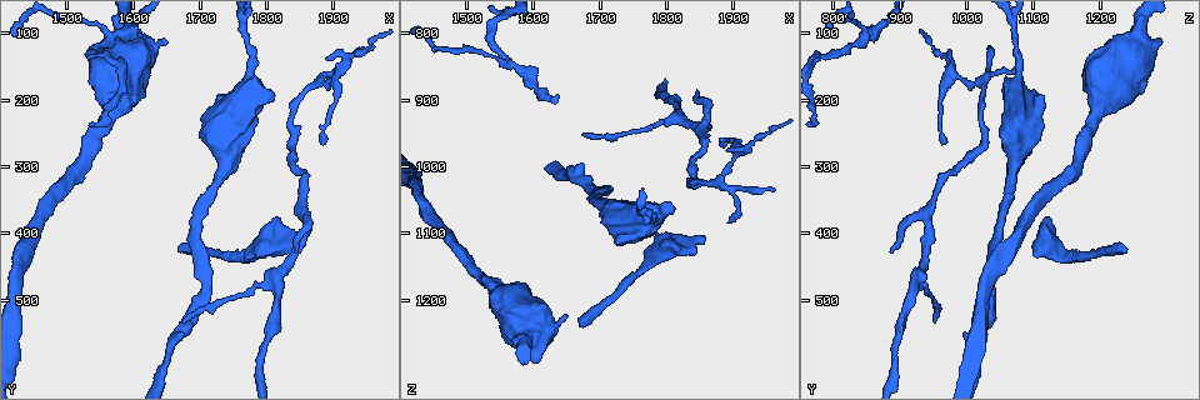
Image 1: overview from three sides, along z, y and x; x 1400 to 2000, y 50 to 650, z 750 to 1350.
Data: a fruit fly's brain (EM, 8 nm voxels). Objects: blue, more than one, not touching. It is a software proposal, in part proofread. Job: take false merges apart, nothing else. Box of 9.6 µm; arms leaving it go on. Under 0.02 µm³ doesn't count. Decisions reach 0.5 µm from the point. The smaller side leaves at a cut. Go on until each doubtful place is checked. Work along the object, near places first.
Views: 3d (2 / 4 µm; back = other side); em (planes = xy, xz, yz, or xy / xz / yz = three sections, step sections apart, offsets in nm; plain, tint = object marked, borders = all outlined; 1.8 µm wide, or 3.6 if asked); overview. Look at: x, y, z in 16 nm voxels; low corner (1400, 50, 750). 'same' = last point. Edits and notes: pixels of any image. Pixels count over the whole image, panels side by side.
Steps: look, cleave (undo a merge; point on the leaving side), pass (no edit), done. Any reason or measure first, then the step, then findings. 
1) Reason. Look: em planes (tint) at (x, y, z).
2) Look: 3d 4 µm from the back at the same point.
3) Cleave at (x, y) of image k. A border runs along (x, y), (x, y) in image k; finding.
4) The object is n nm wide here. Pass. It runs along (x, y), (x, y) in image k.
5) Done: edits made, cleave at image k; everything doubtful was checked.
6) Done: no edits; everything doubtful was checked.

Abrupt turn. Look: em xy step 8 (tint) at (1905, 170, 975).

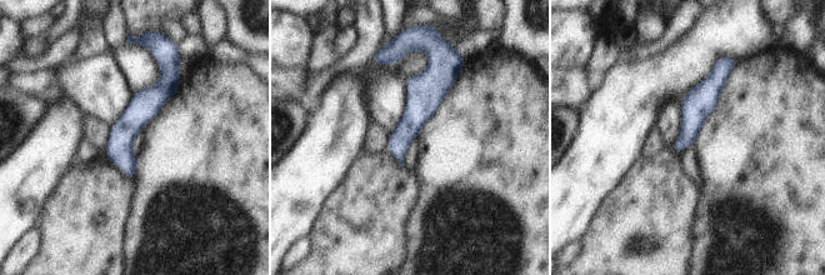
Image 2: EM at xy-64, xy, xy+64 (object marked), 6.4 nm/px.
Look: em xz step 8 (borders) at the same point.

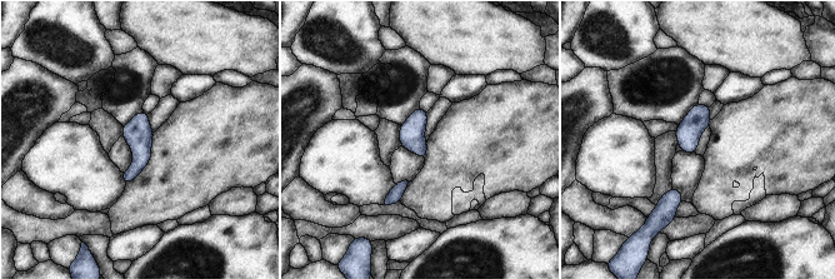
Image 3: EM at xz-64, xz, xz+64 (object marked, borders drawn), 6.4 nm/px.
Pass. All the same neuron.

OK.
Arms part here. Look: 3d 2 µm at (1800, 420, 1115).

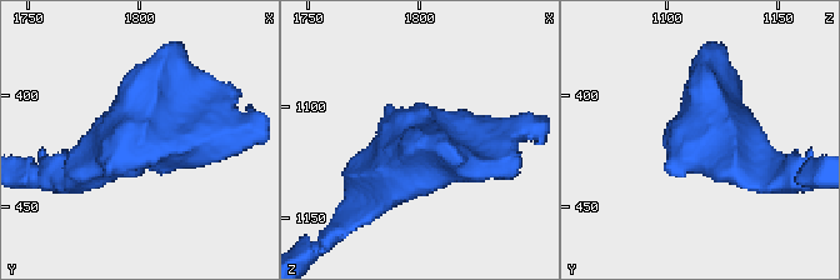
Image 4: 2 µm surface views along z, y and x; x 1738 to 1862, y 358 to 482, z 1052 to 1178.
Shape alone is not enough. Look: em 3.6 µm yz step 8 (tint) at (1801, 417, 1117).

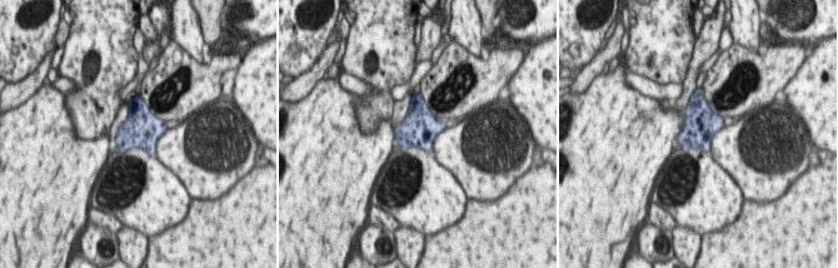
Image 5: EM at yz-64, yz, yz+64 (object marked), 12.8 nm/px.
Look: em 3.6 µm planes (tint) at the same point.

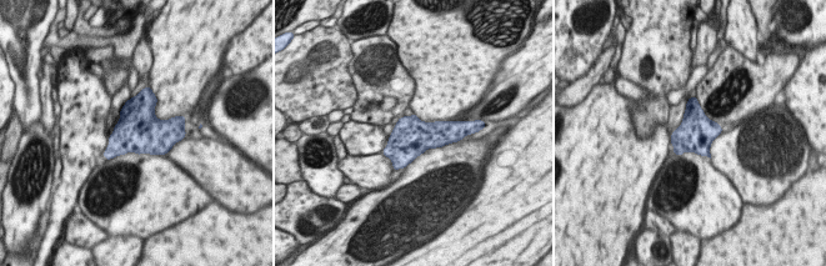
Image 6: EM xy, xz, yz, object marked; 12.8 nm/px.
Pass. One neuron here.

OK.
Three-way junction. Look: em planes (tint) at (1565, 110, 850).

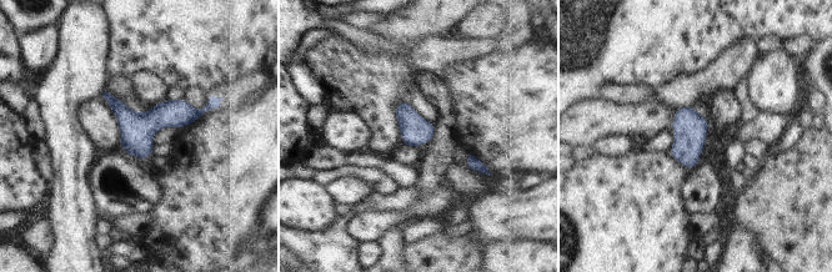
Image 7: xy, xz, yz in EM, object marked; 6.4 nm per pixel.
Pass. It runs along (108, 97), (129, 119), (198, 114) in image 7; continuous, no second neuron.

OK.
Done: no edits; everything doubtful was checked.

